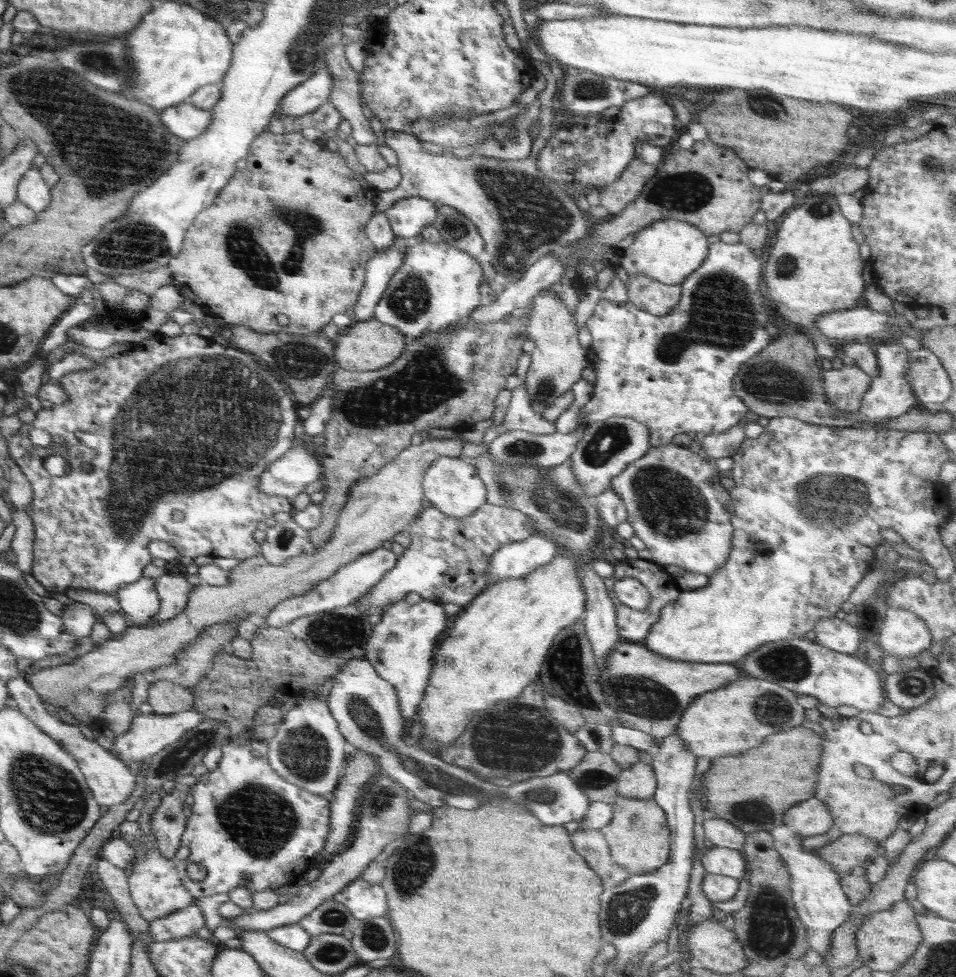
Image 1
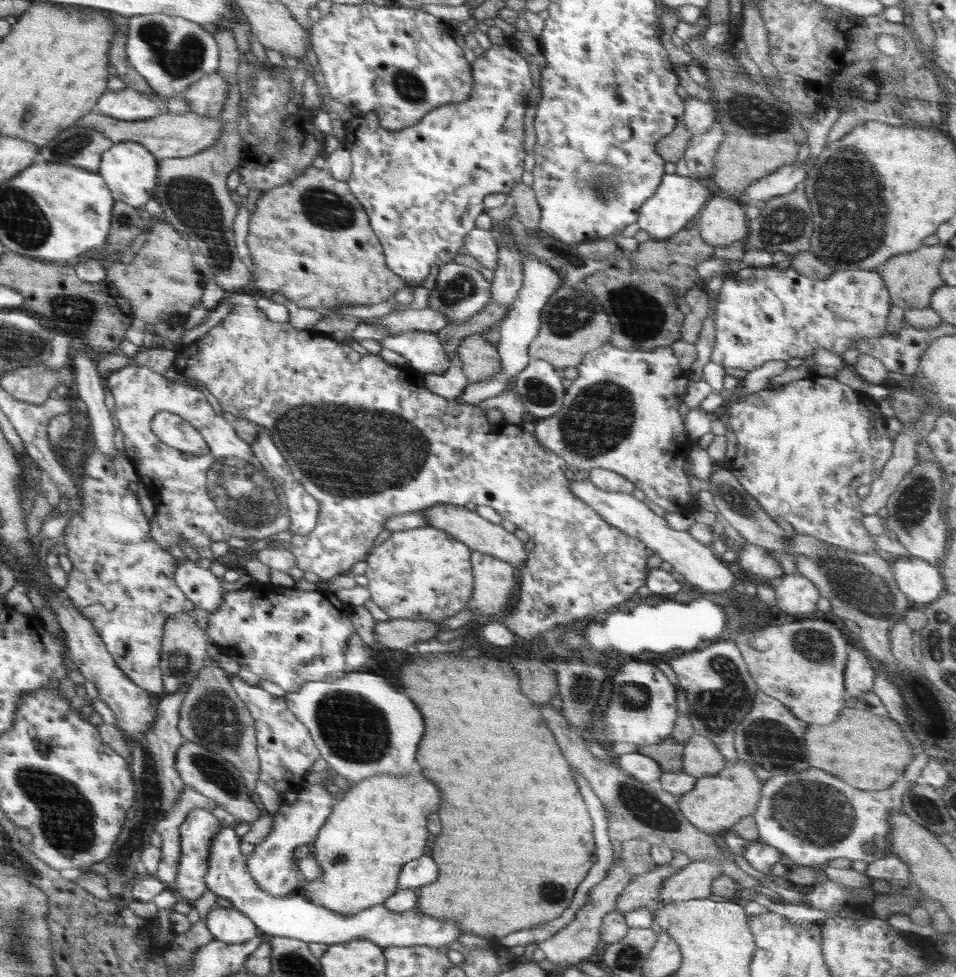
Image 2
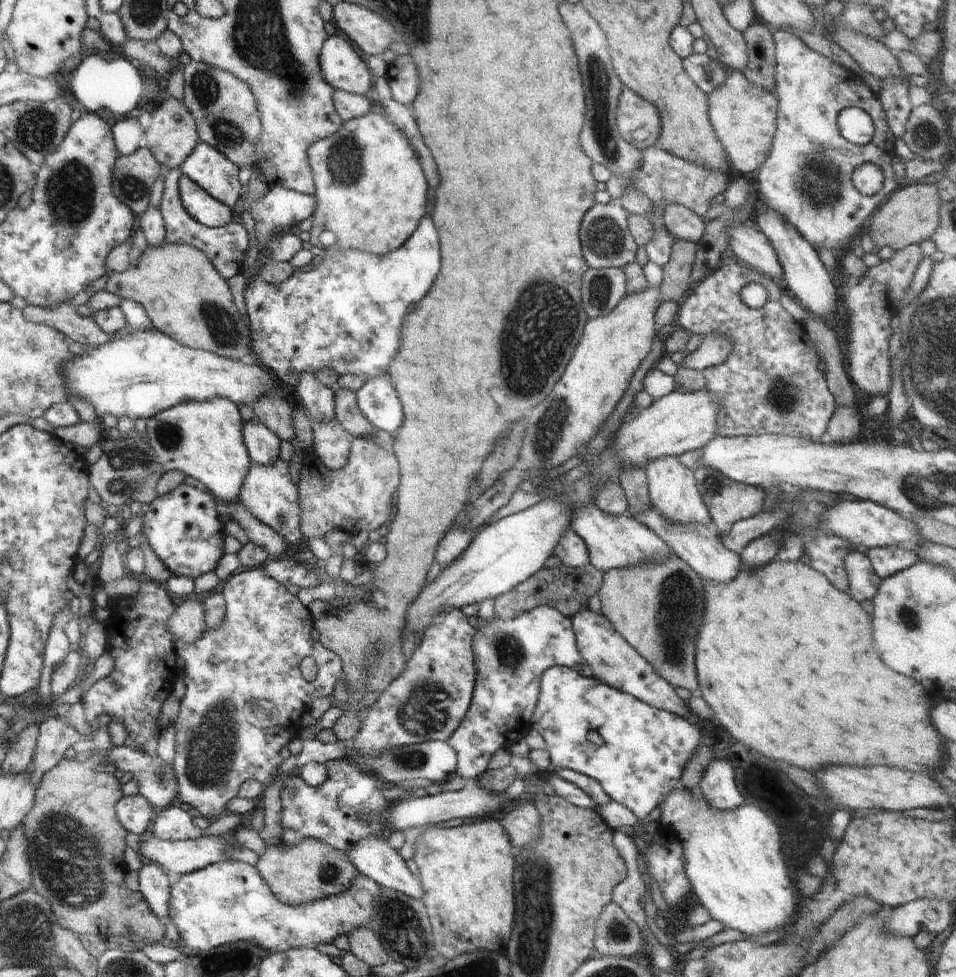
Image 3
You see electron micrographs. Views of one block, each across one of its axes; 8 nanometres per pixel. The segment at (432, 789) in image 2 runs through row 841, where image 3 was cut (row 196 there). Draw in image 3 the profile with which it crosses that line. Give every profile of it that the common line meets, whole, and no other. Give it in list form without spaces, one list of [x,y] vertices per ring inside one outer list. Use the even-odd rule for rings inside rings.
[[[370,111],[360,118],[343,122],[340,130],[311,144],[307,153],[316,184],[316,192],[313,194],[314,214],[309,231],[312,246],[318,246],[324,252],[358,250],[376,256],[386,256],[400,248],[417,229],[418,222],[424,218],[428,202],[426,176],[408,138],[390,120],[386,111]]]

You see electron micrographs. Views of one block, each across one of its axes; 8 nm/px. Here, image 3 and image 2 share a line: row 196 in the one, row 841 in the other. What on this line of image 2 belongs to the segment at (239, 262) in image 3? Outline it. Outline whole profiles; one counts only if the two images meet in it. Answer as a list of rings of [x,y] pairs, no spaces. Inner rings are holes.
[[[185,786],[176,801],[176,806],[170,808],[166,816],[158,821],[155,831],[162,837],[161,861],[154,876],[162,883],[170,886],[176,880],[181,857],[180,825],[189,812],[197,808],[214,810],[218,804],[211,798],[196,792],[192,787]]]

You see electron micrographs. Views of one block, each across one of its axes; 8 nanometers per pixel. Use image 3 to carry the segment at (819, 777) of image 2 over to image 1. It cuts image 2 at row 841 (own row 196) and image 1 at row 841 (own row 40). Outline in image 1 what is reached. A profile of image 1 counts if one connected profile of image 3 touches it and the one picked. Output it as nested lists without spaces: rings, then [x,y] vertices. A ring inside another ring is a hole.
[[[784,824],[774,827],[770,832],[773,836],[775,849],[779,852],[781,860],[788,866],[787,874],[790,876],[791,898],[806,932],[806,944],[823,957],[832,945],[832,933],[838,929],[852,913],[854,906],[850,905],[846,894],[840,887],[840,878],[830,862],[823,859],[814,850],[803,847],[802,837],[799,837],[792,827]]]

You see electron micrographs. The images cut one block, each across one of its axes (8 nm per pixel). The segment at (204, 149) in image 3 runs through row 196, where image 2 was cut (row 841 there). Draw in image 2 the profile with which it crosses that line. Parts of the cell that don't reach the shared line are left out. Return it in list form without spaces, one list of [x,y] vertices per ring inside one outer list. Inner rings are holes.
[[[221,826],[219,833],[211,842],[204,884],[208,892],[214,892],[214,896],[229,900],[233,908],[248,916],[266,935],[297,939],[308,944],[320,942],[329,946],[350,940],[368,940],[382,948],[417,945],[440,948],[456,943],[458,937],[463,934],[450,919],[428,916],[416,909],[393,912],[380,904],[348,916],[312,903],[301,896],[299,891],[286,897],[272,897],[262,891],[250,877],[246,867],[247,857],[240,852],[240,843],[234,826]]]

